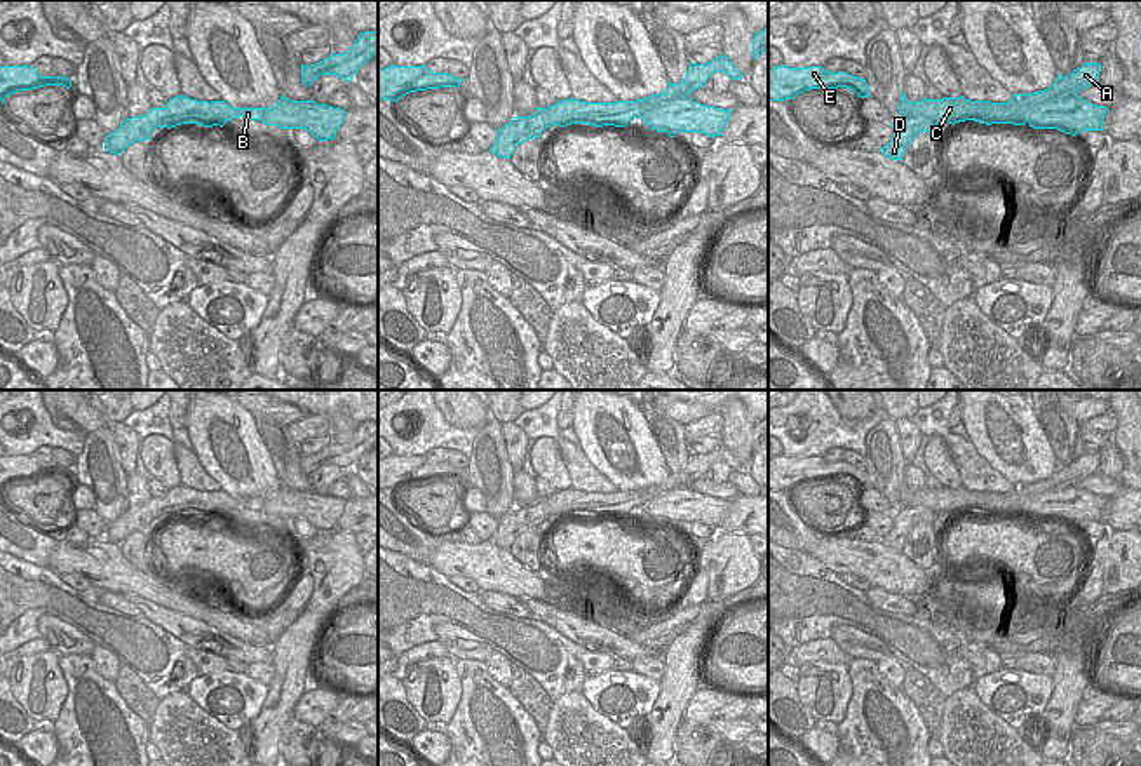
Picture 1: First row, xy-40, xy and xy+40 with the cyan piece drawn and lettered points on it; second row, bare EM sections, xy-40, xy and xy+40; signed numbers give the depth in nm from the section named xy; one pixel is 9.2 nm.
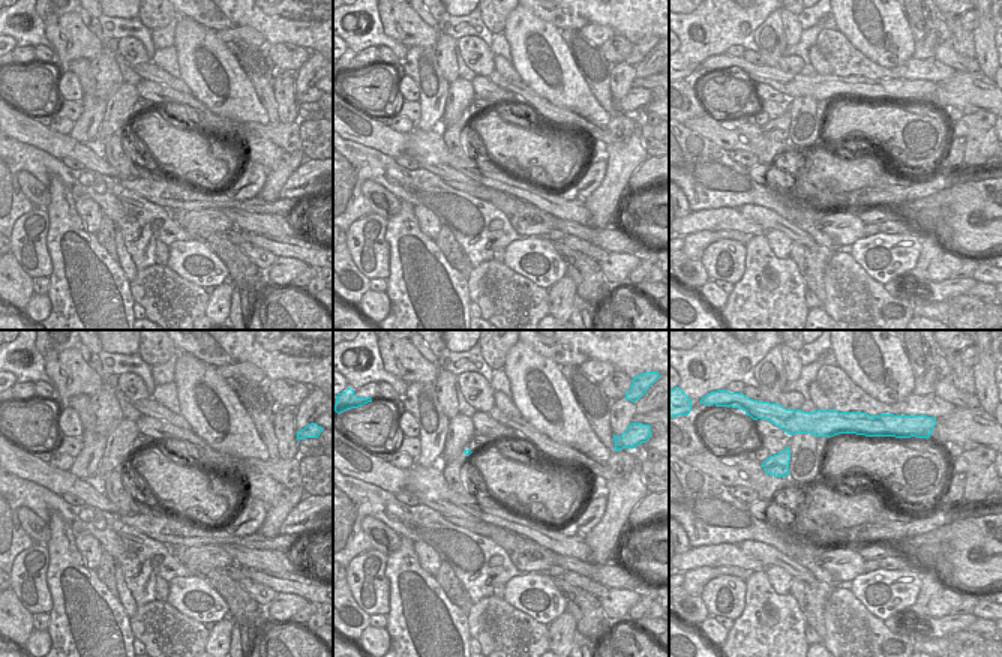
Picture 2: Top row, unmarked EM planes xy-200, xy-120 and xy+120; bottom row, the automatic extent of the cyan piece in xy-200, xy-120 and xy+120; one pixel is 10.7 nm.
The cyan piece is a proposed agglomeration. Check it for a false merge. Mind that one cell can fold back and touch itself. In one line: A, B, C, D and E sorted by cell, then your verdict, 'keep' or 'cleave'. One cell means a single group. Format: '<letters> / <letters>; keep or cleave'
A B D / C E; cleave

